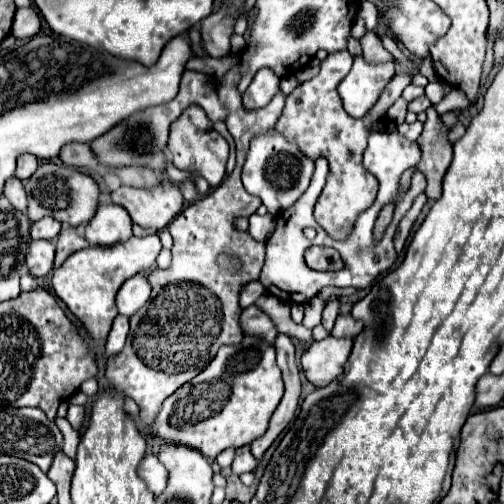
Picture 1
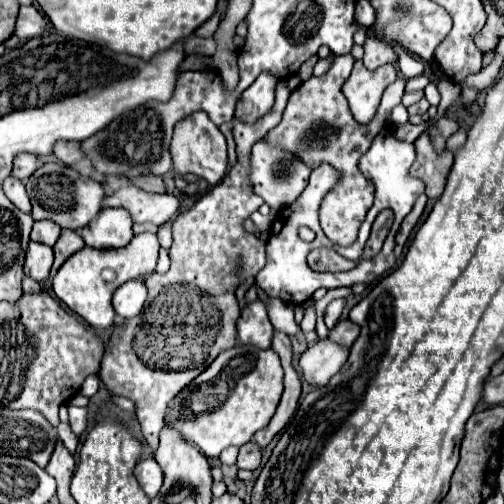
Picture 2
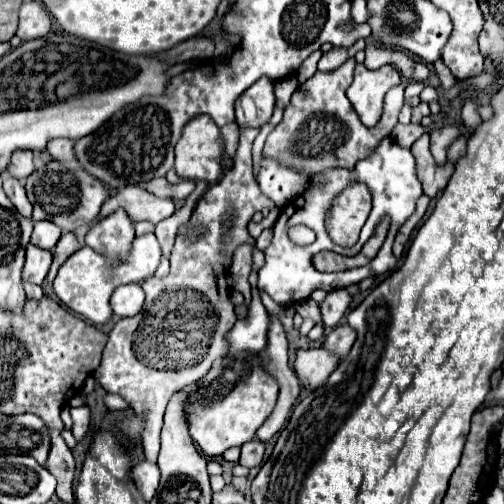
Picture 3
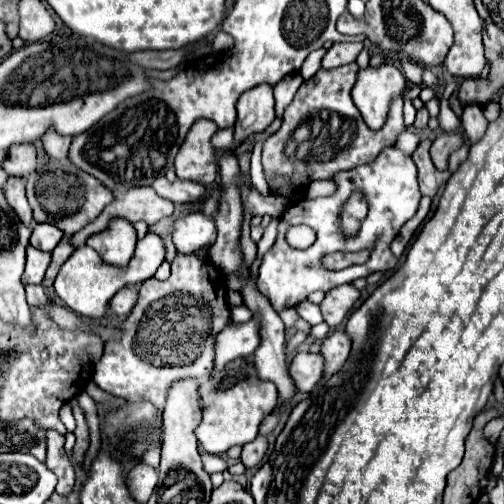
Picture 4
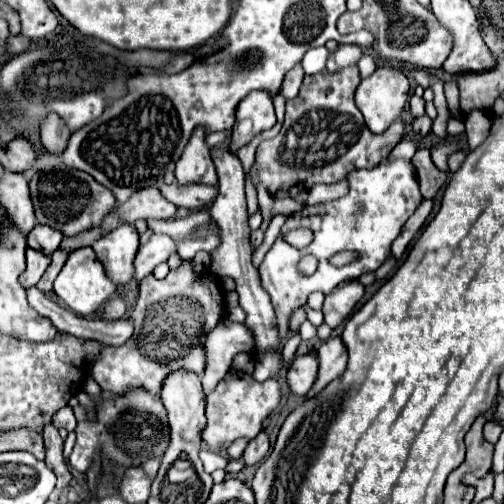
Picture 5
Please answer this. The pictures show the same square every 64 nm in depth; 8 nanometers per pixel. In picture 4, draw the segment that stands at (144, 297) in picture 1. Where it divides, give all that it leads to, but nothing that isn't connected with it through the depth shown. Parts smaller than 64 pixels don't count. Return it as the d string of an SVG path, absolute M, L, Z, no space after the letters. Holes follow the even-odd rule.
M124 286L122 290L118 290L114 294L114 298L110 300L110 310L118 316L118 318L124 318L132 312L134 304L138 300L138 290L134 286Z

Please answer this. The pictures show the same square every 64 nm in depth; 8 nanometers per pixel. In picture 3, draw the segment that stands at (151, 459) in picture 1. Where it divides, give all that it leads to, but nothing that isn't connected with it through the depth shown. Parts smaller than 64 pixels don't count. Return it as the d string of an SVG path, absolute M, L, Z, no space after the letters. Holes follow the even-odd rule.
M142 460L140 464L136 464L132 468L132 480L134 480L138 492L142 494L142 498L146 502L150 502L158 490L158 484L160 484L160 470L156 464Z

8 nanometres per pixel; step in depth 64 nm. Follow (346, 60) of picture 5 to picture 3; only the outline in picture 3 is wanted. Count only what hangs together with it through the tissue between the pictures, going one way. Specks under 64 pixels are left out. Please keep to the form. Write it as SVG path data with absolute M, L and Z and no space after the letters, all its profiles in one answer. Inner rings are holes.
M361 38L356 41L352 48L332 48L332 50L328 50L328 52L320 58L320 62L318 62L318 70L328 72L328 70L332 70L332 68L344 64L344 60L354 57L354 54L356 54L358 50L364 50L365 46L366 42Z

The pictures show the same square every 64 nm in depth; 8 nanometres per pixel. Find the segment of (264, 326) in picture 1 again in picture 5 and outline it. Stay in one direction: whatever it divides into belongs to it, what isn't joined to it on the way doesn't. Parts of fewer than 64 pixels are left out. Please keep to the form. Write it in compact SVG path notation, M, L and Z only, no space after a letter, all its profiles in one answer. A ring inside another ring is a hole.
M228 318L220 320L216 328L206 334L204 340L204 354L206 354L206 368L202 374L202 388L205 396L216 388L216 384L226 376L232 358L238 352L248 352L254 348L252 332L238 322L230 322Z

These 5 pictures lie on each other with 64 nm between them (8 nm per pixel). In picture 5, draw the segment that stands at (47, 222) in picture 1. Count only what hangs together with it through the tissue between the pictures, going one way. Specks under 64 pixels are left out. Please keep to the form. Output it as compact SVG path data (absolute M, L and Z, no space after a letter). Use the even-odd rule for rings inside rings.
M36 226L30 234L28 234L28 246L42 252L42 254L52 254L54 250L58 250L60 242L64 236L60 236L60 232L56 232L54 228L48 226Z

